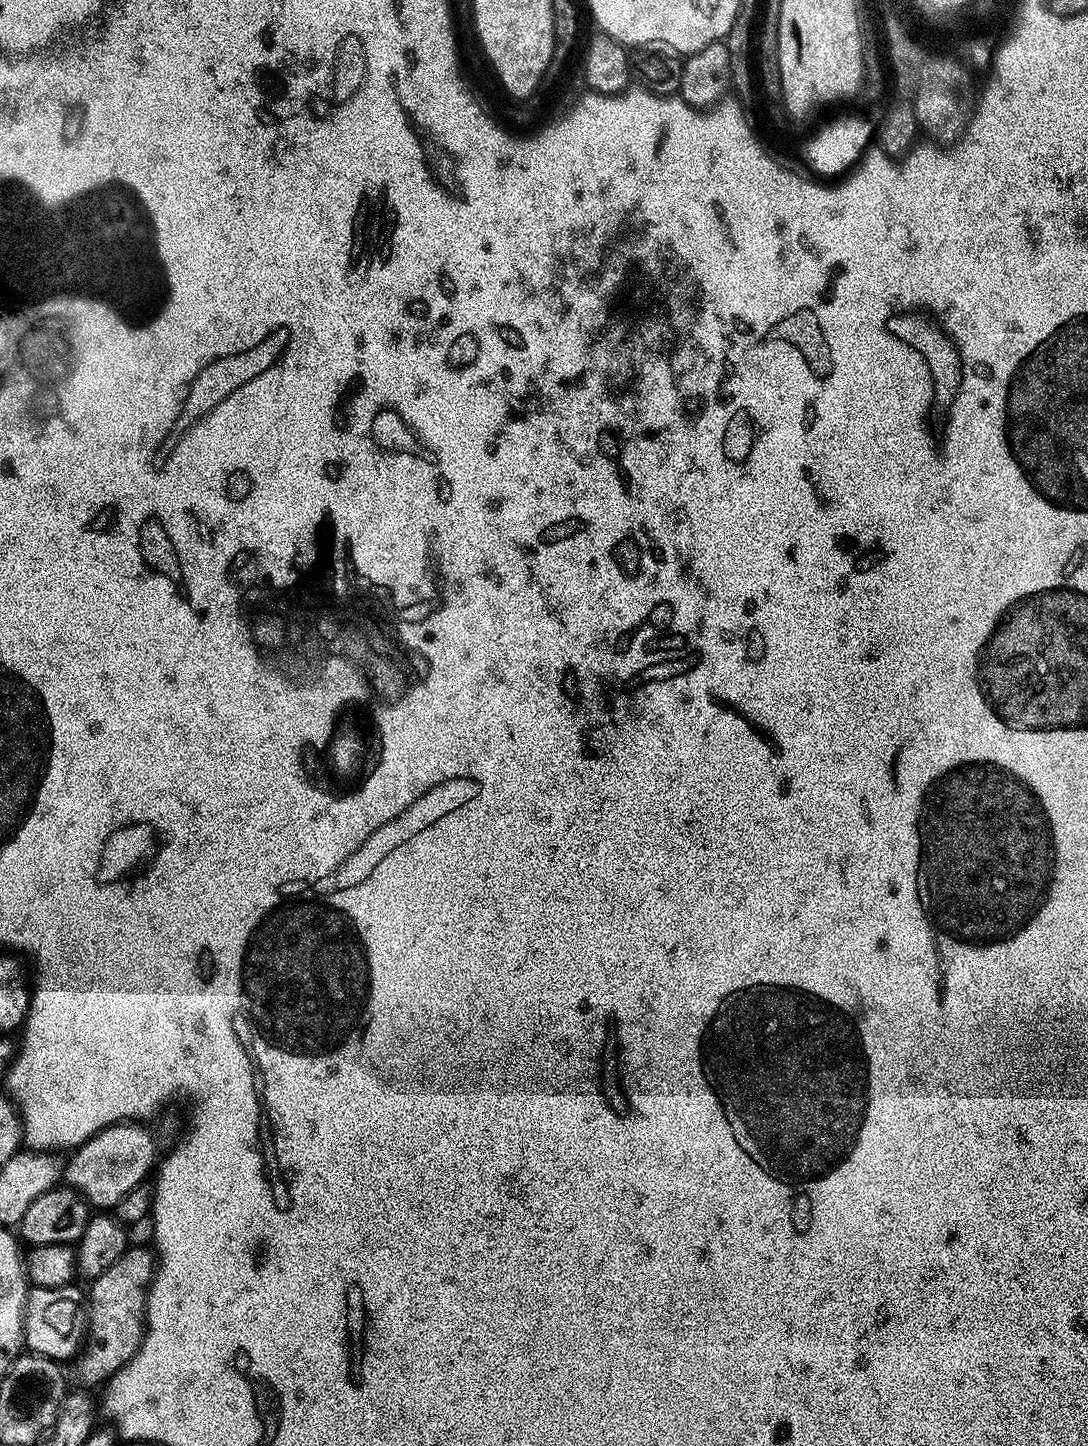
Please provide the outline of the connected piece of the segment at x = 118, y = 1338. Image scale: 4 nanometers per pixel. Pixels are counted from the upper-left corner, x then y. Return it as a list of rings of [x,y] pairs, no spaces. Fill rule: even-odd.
[[[129,1247],[128,1251],[96,1280],[86,1292],[88,1330],[79,1353],[80,1380],[84,1384],[103,1385],[109,1376],[126,1366],[140,1349],[146,1327],[146,1297],[158,1261],[153,1249]]]

